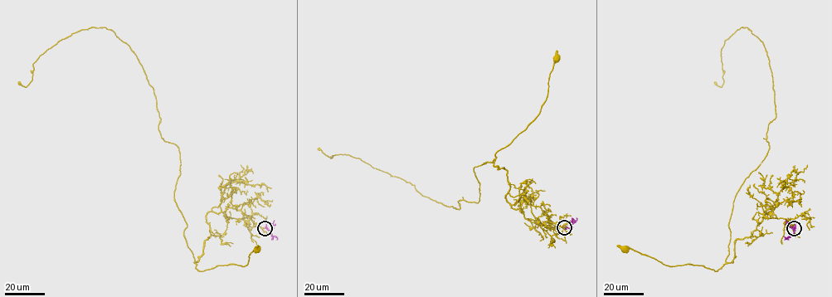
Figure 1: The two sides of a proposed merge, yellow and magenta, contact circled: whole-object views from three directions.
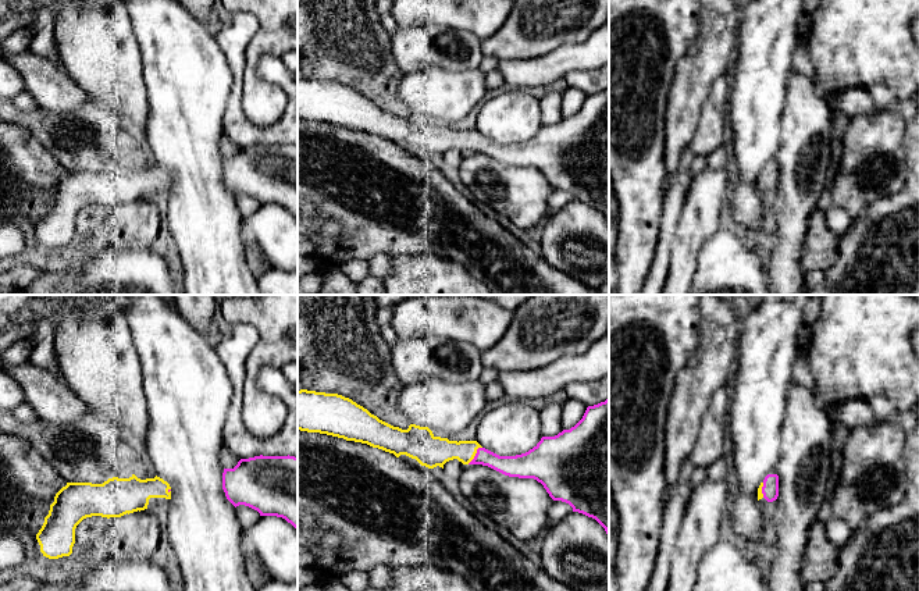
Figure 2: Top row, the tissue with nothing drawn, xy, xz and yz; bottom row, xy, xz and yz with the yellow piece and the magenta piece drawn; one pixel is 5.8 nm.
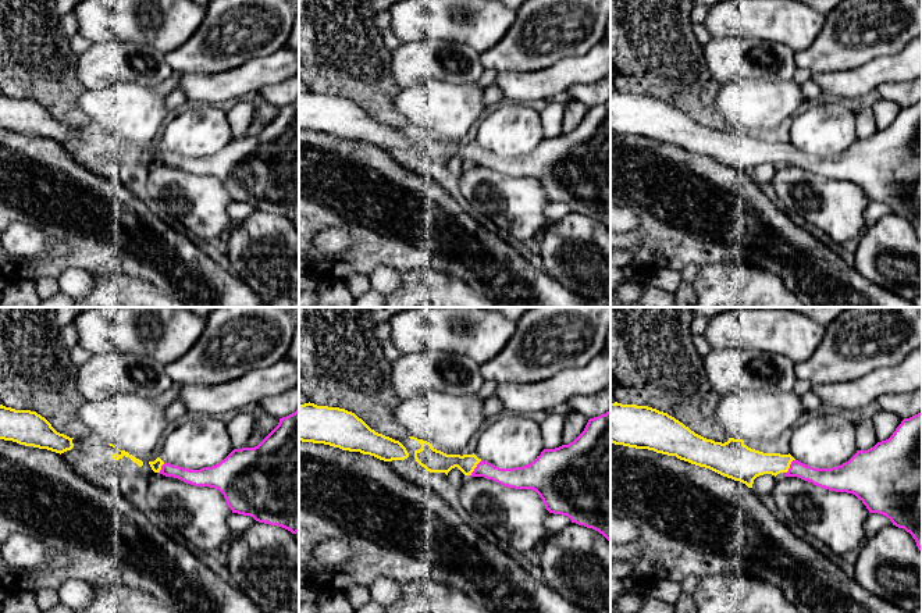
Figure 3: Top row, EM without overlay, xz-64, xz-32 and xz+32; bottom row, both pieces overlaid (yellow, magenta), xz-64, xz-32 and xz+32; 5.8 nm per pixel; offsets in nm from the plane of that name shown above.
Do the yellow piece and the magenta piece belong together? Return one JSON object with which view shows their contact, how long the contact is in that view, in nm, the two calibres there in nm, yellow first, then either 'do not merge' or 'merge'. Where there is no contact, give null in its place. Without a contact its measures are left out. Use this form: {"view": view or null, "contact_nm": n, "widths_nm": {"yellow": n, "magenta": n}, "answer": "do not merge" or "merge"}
{"view": "xz", "contact_nm": 130, "widths_nm": {"yellow": 180, "magenta": 130}, "answer": "merge"}

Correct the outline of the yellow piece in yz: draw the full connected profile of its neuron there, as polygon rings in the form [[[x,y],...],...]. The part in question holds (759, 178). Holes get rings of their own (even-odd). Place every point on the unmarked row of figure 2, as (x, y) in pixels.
[[[767,163],[758,177],[758,189],[765,186],[767,191],[776,189],[779,185],[779,164]]]

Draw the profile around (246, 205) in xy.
[[[239,193],[235,197],[236,197],[236,204],[238,204],[242,218],[252,216],[261,206],[257,199],[249,196],[249,195],[245,195],[245,193]]]

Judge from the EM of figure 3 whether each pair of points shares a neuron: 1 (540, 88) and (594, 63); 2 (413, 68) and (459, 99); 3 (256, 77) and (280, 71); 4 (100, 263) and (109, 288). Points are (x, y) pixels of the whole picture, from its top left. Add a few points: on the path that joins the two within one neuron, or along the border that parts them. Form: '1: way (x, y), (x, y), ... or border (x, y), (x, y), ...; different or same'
1: way (554, 79), (570, 70), (580, 68); same
2: border (462, 84), (424, 81), (402, 89); different
3: way (262, 71), (274, 71); same
4: border (118, 268), (103, 274); different

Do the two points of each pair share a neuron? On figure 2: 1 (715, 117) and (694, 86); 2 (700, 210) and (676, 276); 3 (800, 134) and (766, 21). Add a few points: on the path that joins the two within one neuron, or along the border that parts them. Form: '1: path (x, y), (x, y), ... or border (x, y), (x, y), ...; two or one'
1: border (722, 74), (713, 82), (704, 103), (695, 134); two
2: path (694, 227), (683, 259); one
3: border (793, 70), (787, 81), (784, 110), (780, 117); two

